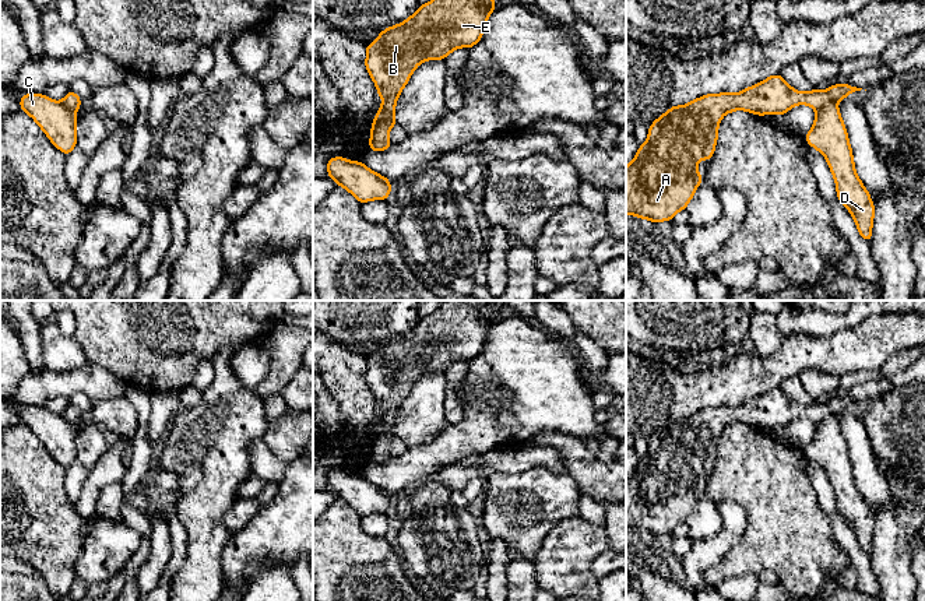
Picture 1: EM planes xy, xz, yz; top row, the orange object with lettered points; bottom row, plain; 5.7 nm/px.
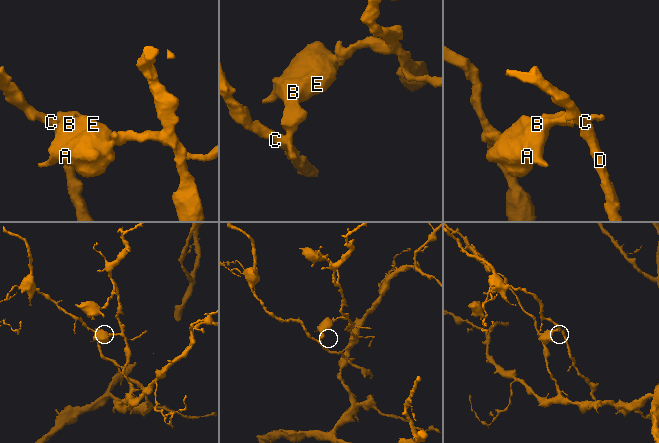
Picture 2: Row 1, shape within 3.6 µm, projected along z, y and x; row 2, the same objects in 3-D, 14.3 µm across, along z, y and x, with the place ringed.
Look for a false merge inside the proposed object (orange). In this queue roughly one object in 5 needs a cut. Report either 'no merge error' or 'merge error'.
merge error

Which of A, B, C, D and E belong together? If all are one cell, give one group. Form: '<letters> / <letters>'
A B E / C D

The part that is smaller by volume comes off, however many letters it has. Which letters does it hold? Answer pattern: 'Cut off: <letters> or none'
Cut off: C, D

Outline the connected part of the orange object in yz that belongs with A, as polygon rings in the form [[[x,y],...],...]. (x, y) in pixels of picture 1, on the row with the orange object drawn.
[[[773,74],[736,94],[707,94],[686,105],[673,105],[653,122],[648,127],[647,143],[639,145],[634,159],[626,166],[626,214],[657,224],[672,221],[676,212],[686,210],[694,190],[703,182],[697,171],[697,162],[713,158],[718,138],[718,124],[724,115],[739,109],[759,116],[769,113],[785,116],[795,105],[809,105],[817,110],[861,89],[850,84],[833,84],[826,91],[813,88],[810,92],[799,92],[780,74]]]

